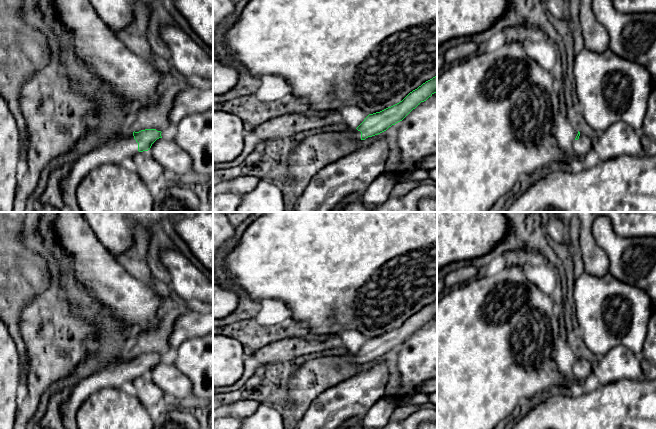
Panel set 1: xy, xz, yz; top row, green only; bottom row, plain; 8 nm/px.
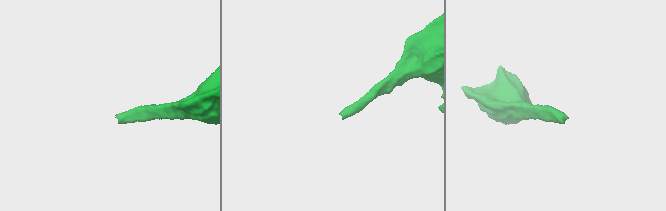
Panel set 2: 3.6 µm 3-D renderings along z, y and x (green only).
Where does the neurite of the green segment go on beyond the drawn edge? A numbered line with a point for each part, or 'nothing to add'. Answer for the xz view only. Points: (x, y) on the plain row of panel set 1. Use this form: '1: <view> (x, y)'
1: xz (354, 358)

